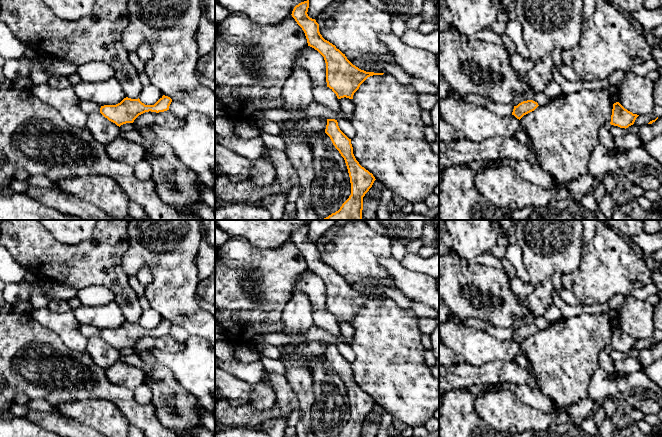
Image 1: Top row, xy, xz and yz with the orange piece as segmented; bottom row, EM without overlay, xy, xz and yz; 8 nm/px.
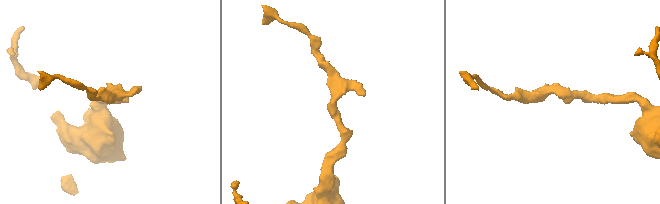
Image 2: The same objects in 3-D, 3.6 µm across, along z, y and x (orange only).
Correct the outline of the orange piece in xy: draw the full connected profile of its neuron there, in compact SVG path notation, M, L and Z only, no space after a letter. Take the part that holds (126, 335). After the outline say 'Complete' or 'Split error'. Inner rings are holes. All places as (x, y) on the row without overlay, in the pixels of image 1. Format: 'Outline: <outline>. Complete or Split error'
Outline: M163 319L154 329L145 329L140 323L124 322L116 329L104 329L100 337L109 345L121 350L126 347L133 347L134 344L145 336L164 336L169 334L172 323Z. Complete

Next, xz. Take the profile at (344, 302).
Outline: M309 224L296 229L292 241L305 257L308 270L317 274L326 287L326 306L338 323L353 323L354 317L370 300L384 297L366 296L353 289L335 269L325 264L319 256L319 248L308 240Z. Complete

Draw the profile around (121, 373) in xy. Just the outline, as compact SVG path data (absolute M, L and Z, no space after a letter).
M121 359L107 368L105 374L111 383L132 391L141 386L147 379L147 375L142 369L130 365Z

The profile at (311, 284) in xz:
M307 269L299 274L294 281L294 290L300 290L308 296L312 309L327 310L324 281L314 272Z

